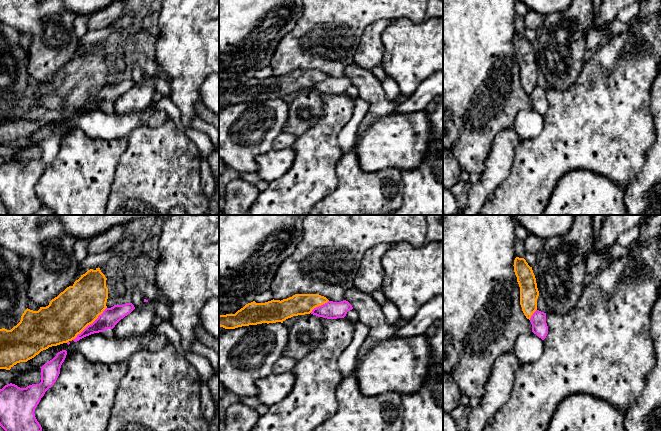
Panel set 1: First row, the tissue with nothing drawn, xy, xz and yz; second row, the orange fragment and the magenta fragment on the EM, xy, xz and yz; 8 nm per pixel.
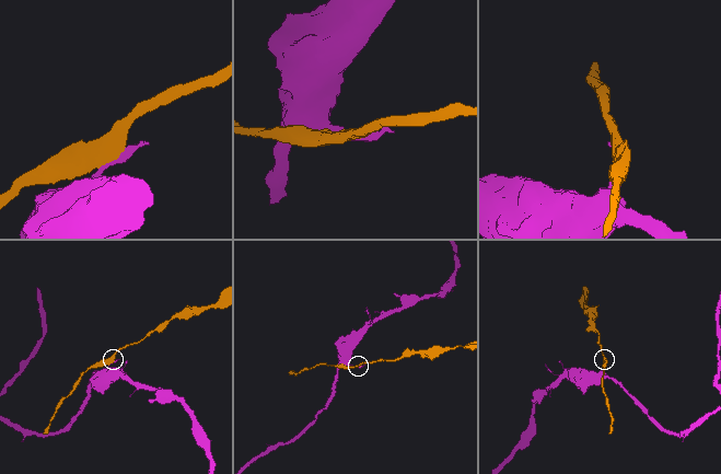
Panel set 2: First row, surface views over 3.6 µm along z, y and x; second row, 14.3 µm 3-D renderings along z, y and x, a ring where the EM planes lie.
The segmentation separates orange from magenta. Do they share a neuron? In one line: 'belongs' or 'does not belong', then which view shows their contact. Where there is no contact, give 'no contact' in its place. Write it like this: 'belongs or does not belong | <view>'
does not belong | xy

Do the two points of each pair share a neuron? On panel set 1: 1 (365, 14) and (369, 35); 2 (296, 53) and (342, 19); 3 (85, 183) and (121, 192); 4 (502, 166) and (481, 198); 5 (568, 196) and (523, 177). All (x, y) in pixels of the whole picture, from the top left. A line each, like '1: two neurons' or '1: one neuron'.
1: two neurons
2: one neuron
3: two neurons
4: one neuron
5: two neurons

